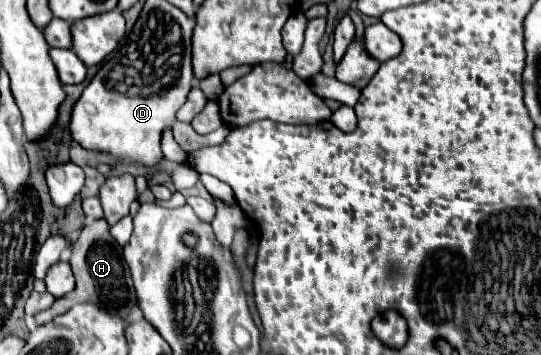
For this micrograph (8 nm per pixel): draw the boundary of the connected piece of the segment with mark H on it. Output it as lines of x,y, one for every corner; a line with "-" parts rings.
96,219
88,225
84,225
78,241
72,245
70,265
72,265
72,271
76,277
76,289
64,297
56,299
48,311
40,311
36,315
38,323
48,323
56,315
66,313
70,307
74,307
76,303
84,303
84,301
90,301
90,303
96,303
102,307
114,307
118,315
128,317
130,309
136,305
136,291
132,285
130,269
128,269
126,261
122,259
122,247
118,247
118,243
114,243
114,239
110,235
110,225
106,223
106,219

